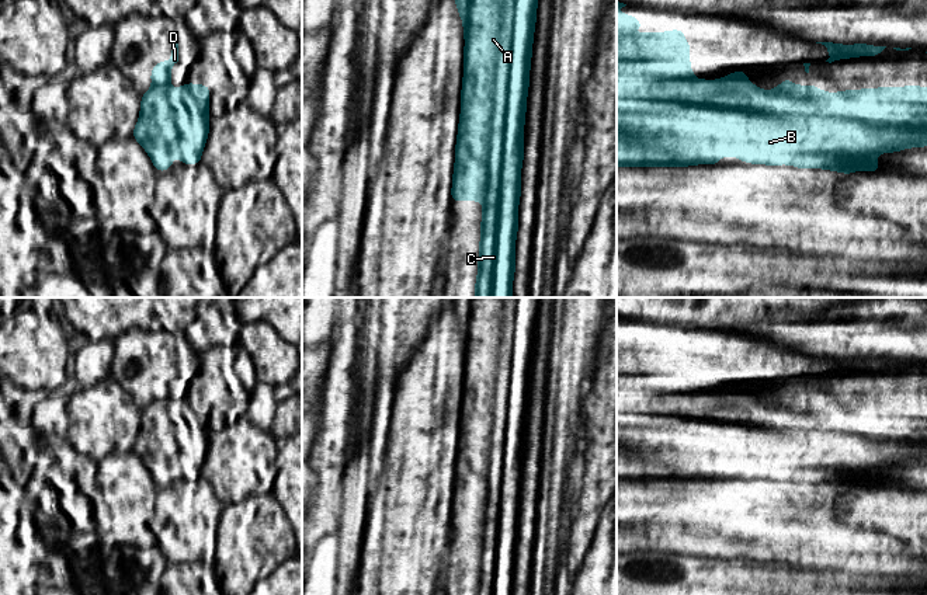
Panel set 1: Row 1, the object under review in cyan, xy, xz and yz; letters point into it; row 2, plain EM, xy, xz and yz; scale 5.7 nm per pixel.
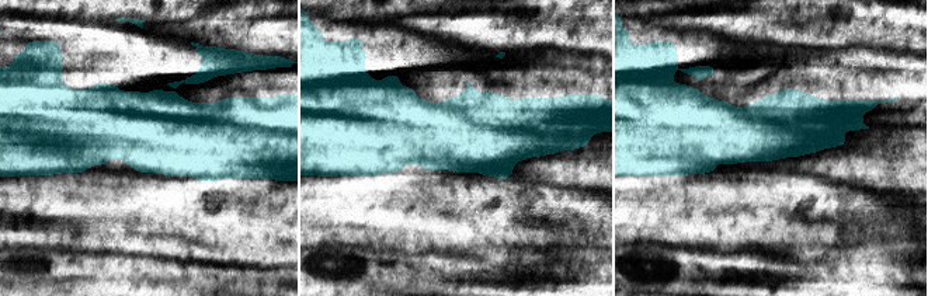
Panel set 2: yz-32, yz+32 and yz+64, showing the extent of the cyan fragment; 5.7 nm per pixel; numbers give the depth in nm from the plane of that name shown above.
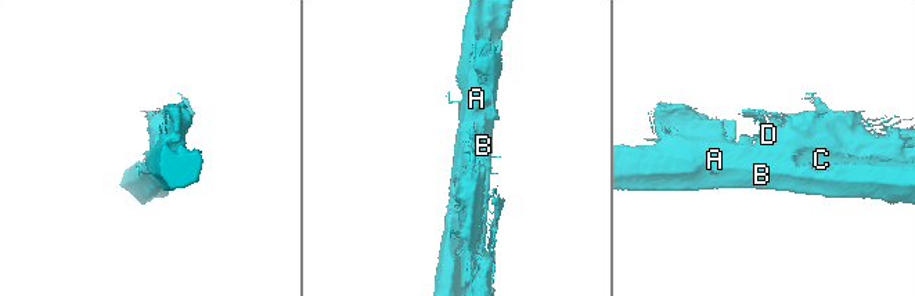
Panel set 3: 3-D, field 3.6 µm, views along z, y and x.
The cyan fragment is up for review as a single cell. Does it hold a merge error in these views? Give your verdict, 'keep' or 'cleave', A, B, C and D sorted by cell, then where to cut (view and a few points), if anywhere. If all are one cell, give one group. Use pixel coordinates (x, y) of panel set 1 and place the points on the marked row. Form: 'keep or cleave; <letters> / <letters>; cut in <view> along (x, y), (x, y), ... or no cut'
cleave; A B / C D; cut in yz along (718, 80), (721, 132), (766, 128), (784, 112), (820, 164)

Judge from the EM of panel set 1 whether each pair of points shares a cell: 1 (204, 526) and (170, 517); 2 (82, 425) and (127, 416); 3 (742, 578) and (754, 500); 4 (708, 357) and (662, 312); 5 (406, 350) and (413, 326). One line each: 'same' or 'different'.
1: same
2: same
3: different
4: different
5: same

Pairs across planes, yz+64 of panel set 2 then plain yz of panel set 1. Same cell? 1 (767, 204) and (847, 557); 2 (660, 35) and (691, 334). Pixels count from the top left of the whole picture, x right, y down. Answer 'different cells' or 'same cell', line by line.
1: same cell
2: same cell

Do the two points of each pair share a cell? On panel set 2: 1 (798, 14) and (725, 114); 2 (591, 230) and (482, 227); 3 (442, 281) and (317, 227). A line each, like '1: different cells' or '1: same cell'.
1: different cells
2: same cell
3: different cells

